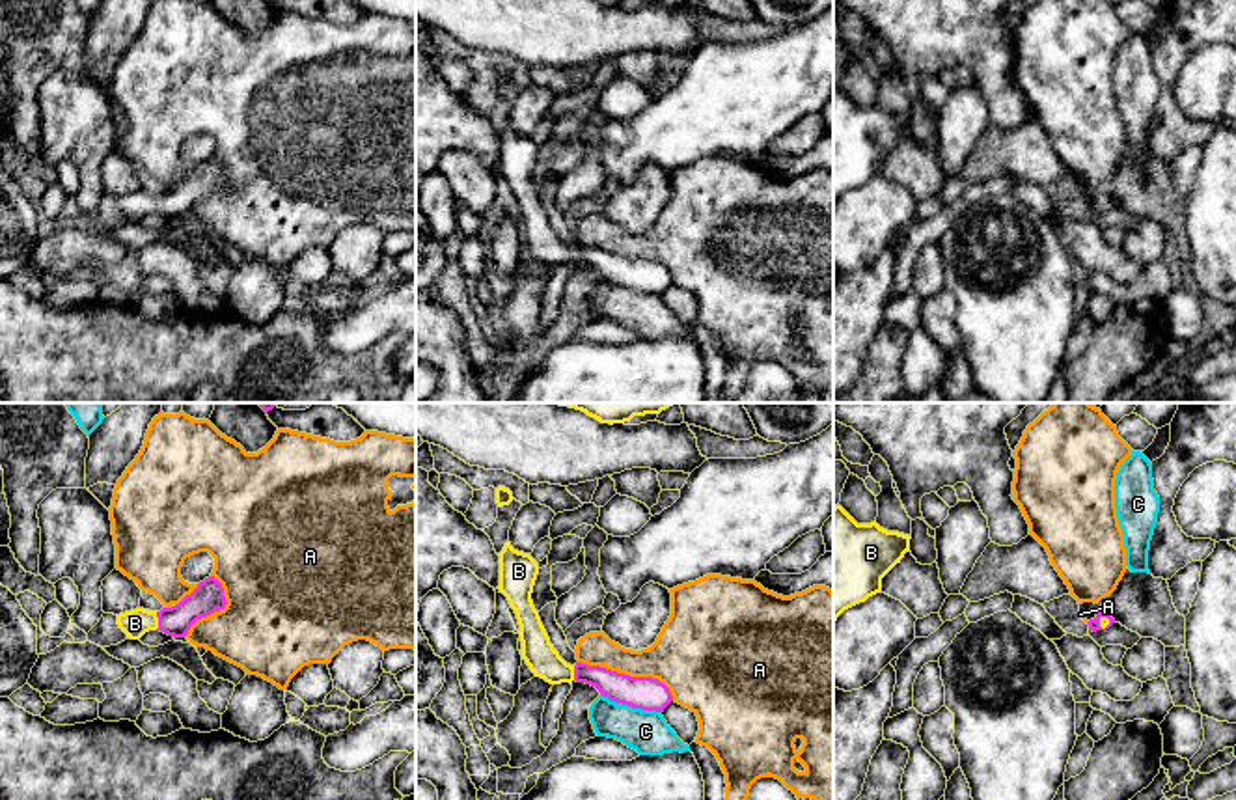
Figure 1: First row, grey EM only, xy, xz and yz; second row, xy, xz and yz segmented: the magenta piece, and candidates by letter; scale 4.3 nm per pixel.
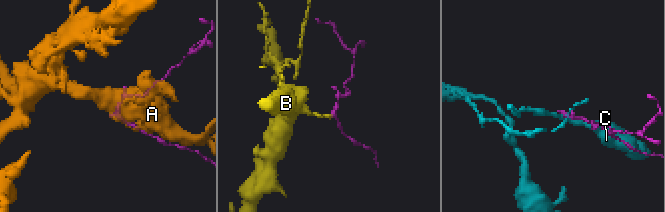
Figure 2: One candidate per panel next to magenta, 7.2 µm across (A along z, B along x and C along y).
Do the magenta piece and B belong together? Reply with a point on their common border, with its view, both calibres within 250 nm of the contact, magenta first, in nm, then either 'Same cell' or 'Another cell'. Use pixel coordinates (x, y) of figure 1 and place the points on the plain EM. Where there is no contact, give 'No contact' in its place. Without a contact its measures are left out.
Touches magenta at xy (159, 204). Thickness 140 nm (magenta) against 120 nm. Same cell

